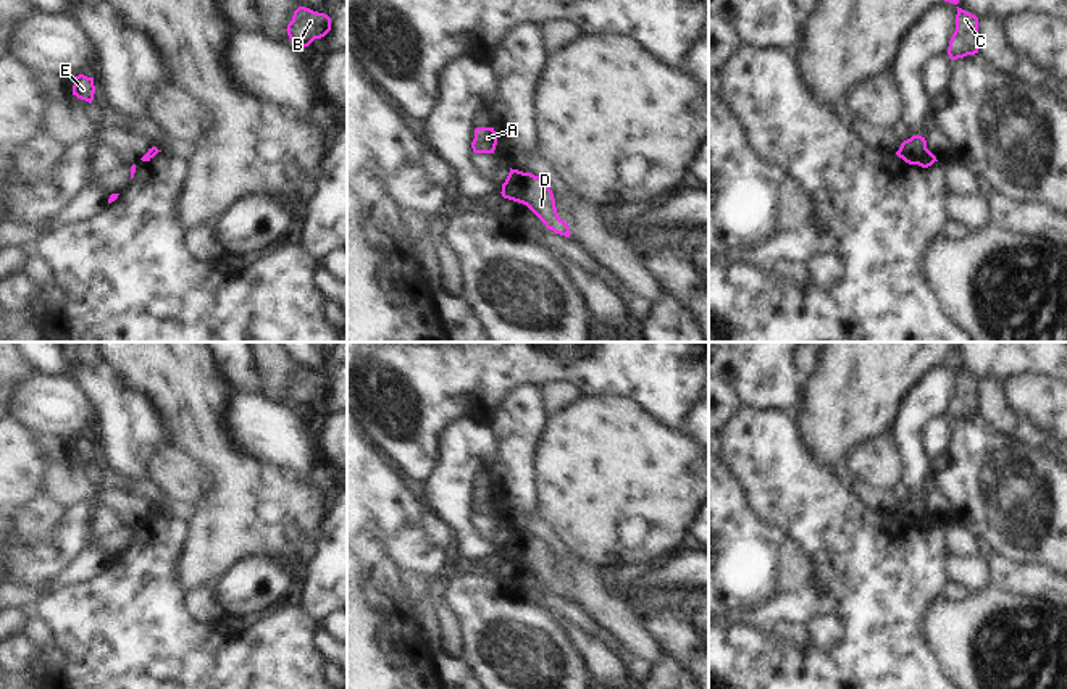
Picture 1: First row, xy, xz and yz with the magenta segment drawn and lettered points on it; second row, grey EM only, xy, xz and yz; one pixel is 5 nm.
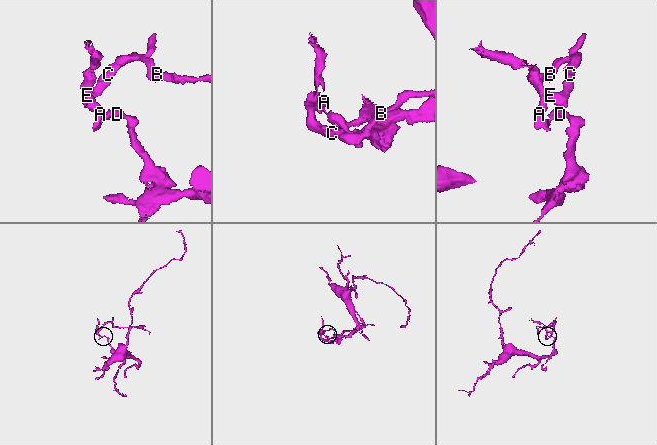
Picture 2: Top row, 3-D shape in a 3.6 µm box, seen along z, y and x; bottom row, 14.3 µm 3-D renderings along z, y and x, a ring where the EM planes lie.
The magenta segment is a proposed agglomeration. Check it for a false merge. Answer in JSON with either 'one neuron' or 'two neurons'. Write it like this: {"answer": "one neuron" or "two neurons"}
{"answer": "two neurons"}

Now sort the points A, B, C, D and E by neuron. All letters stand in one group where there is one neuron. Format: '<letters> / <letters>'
A B C E / D

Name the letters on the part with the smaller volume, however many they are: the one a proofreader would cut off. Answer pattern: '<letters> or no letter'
A, B, C, E

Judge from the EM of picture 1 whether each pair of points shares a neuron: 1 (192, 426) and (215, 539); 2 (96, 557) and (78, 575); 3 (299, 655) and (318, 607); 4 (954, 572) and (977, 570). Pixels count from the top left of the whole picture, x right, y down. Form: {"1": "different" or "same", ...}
{"1": "same", "2": "same", "3": "different", "4": "same"}

